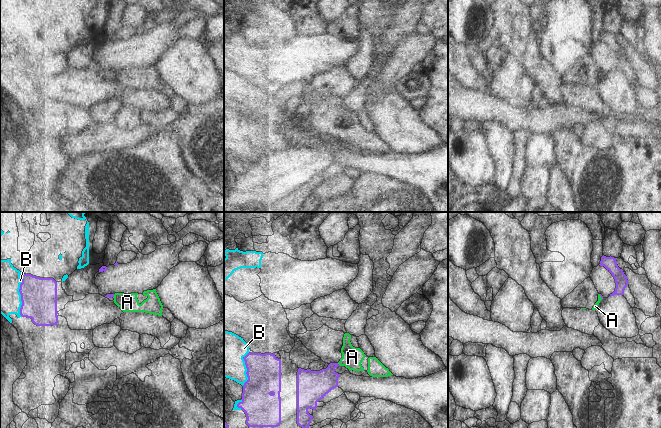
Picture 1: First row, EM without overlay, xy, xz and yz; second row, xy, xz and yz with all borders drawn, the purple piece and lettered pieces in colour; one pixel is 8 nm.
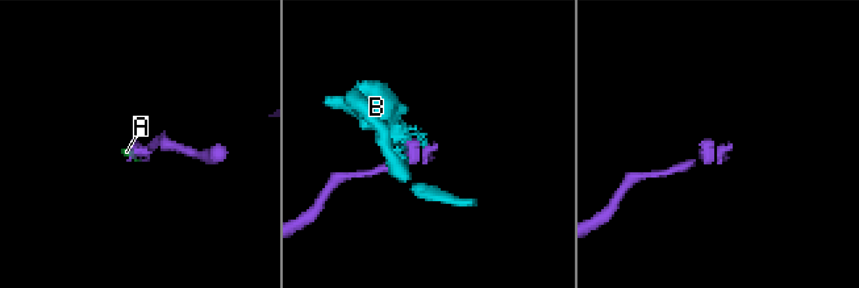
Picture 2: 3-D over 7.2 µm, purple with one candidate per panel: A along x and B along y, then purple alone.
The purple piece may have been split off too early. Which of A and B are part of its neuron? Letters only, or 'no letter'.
no letter

